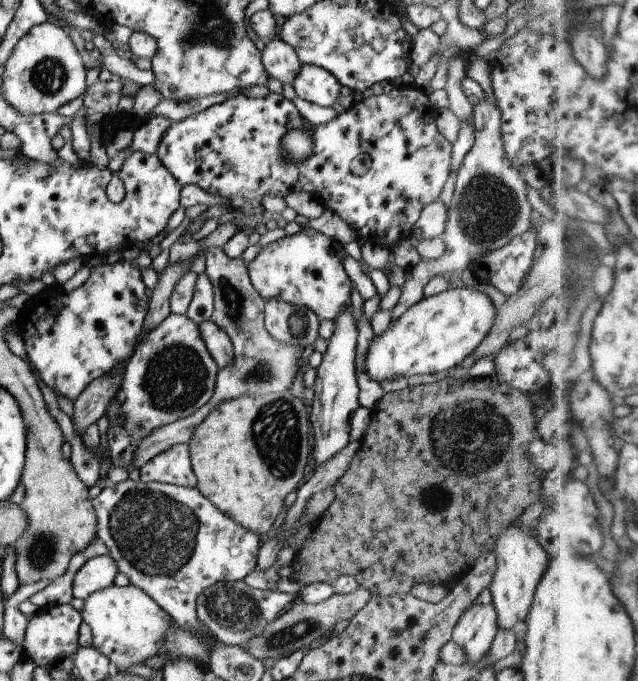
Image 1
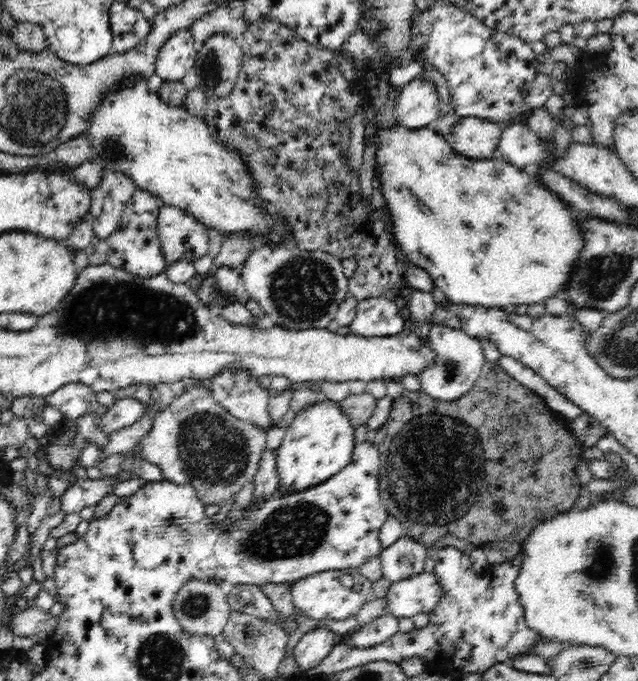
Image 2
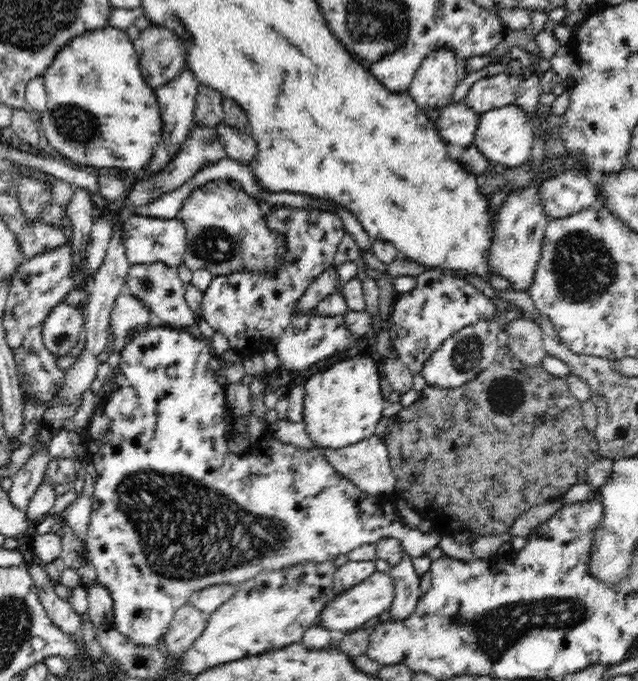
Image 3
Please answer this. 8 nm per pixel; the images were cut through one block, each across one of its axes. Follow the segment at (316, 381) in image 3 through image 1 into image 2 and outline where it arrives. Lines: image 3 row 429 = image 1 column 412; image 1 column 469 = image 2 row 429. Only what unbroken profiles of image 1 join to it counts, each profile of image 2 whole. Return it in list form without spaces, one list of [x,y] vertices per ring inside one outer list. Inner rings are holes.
[[[322,399],[297,411],[286,429],[284,440],[276,450],[278,488],[274,495],[319,485],[350,464],[352,452],[357,445],[354,441],[355,428],[338,402]]]

